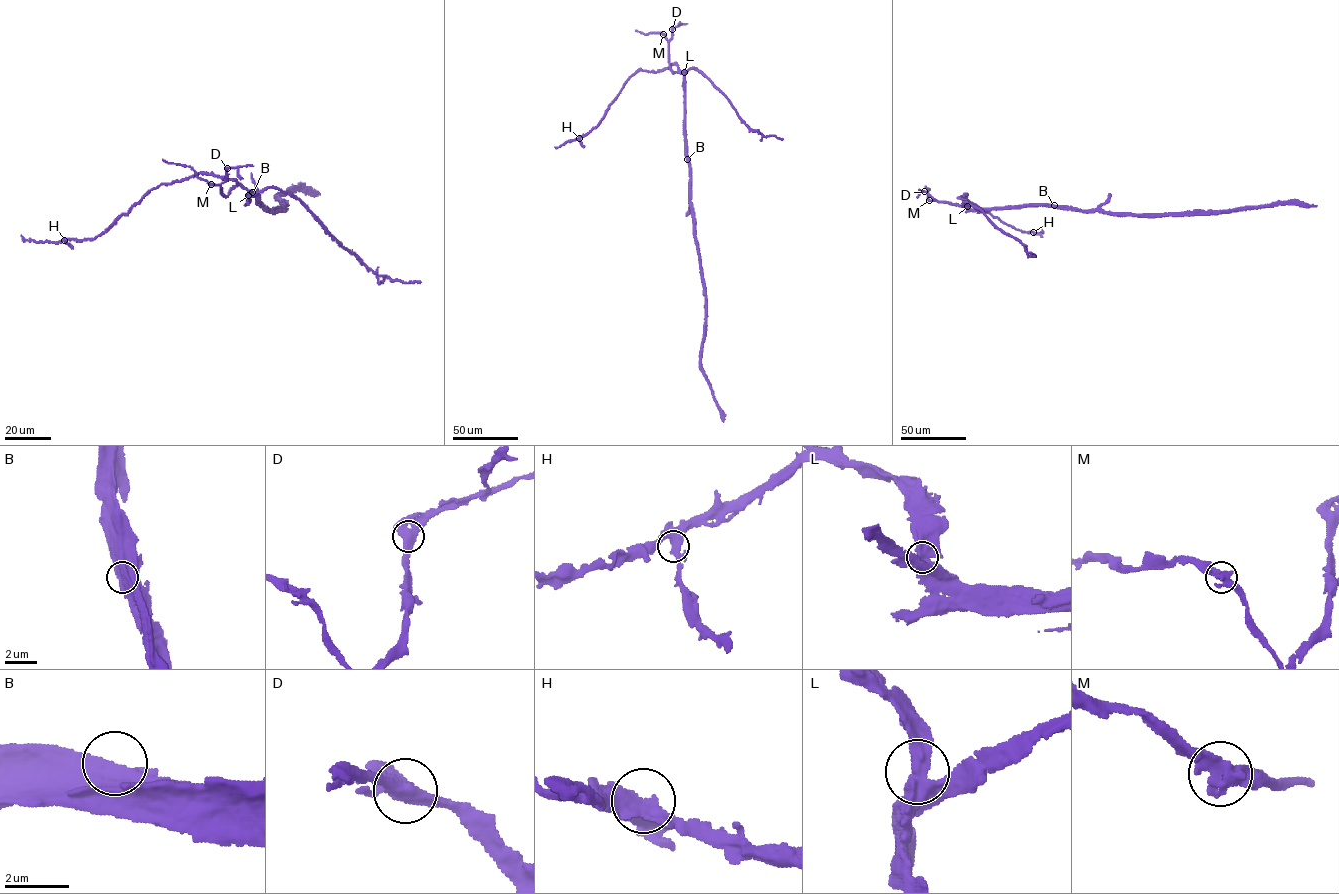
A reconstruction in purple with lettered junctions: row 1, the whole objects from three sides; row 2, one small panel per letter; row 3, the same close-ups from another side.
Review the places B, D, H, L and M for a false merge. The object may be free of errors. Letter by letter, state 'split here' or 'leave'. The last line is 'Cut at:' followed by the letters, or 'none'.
B: leave
D: leave
H: leave
L: leave
M: leave
Cut at: none

